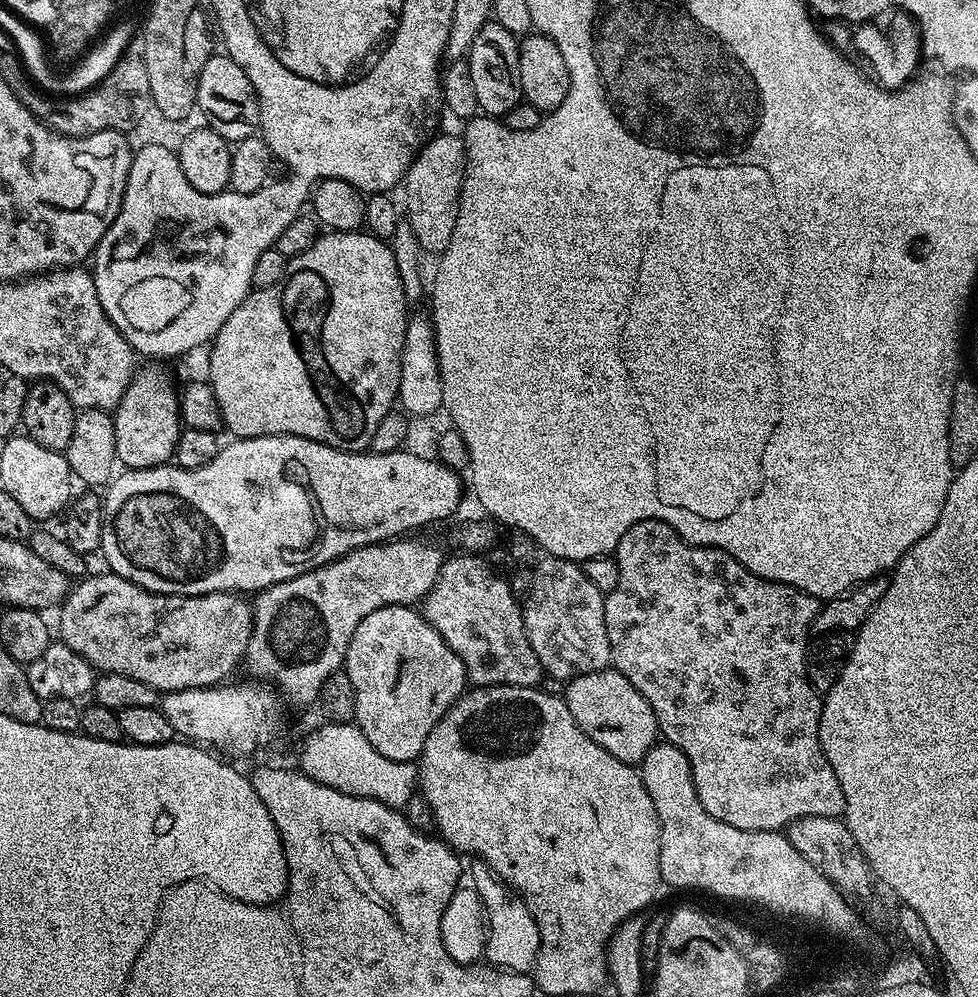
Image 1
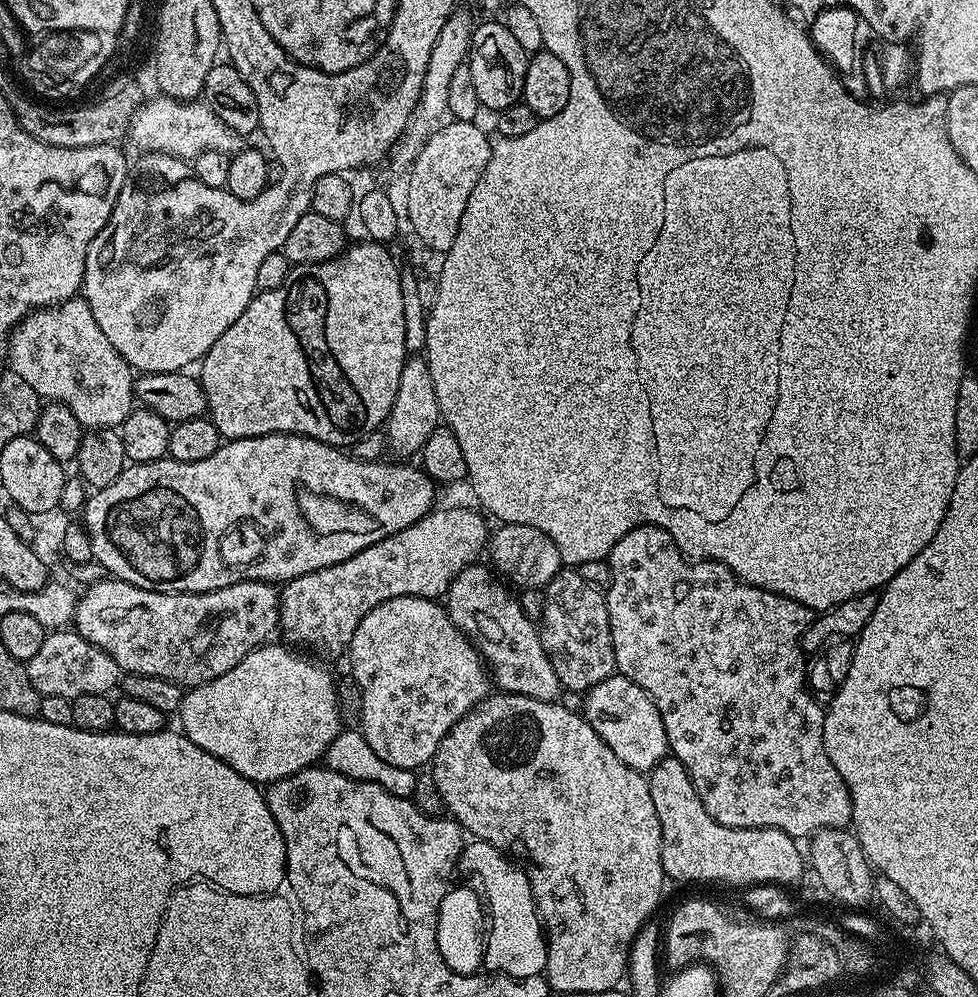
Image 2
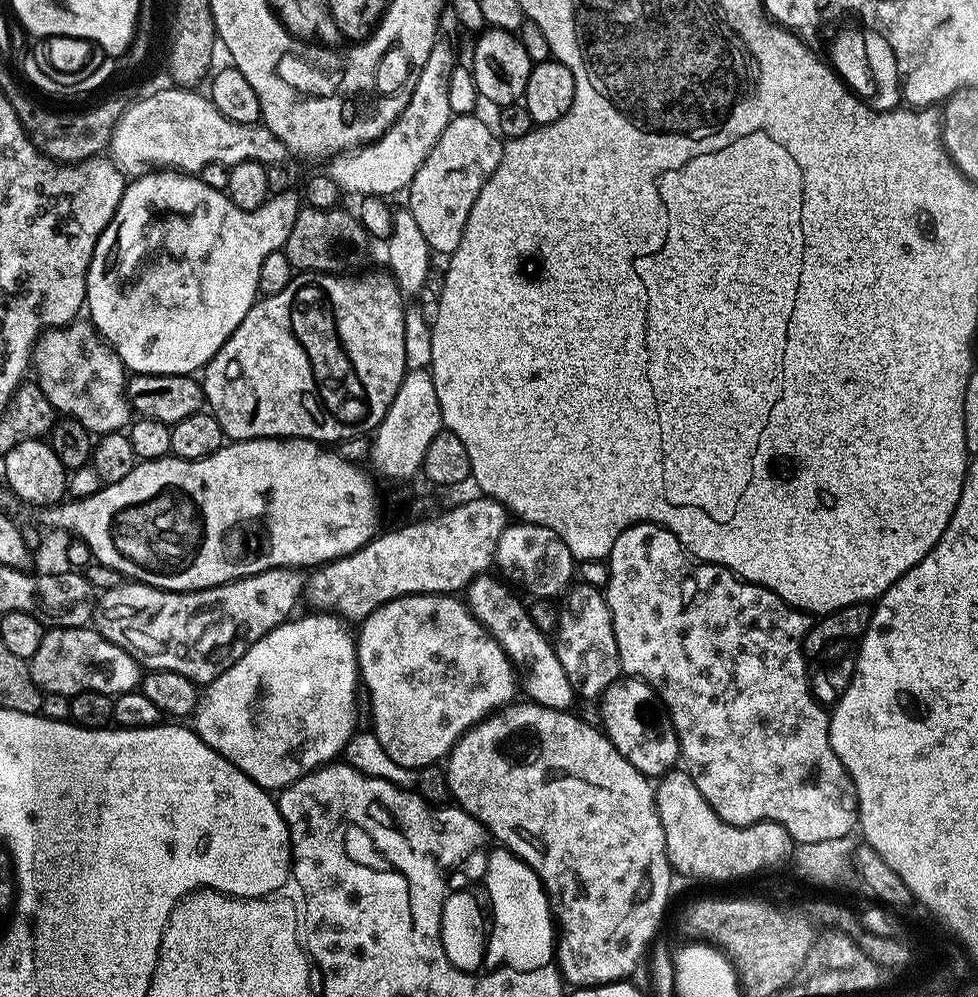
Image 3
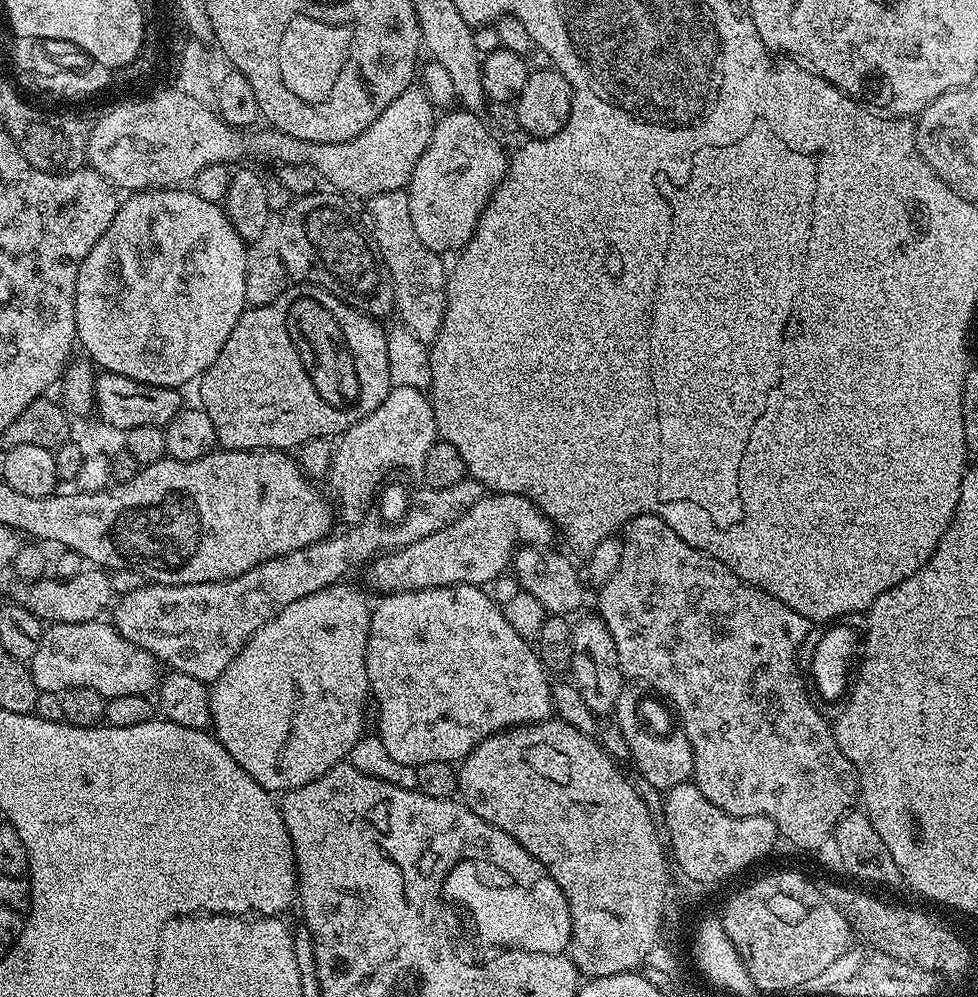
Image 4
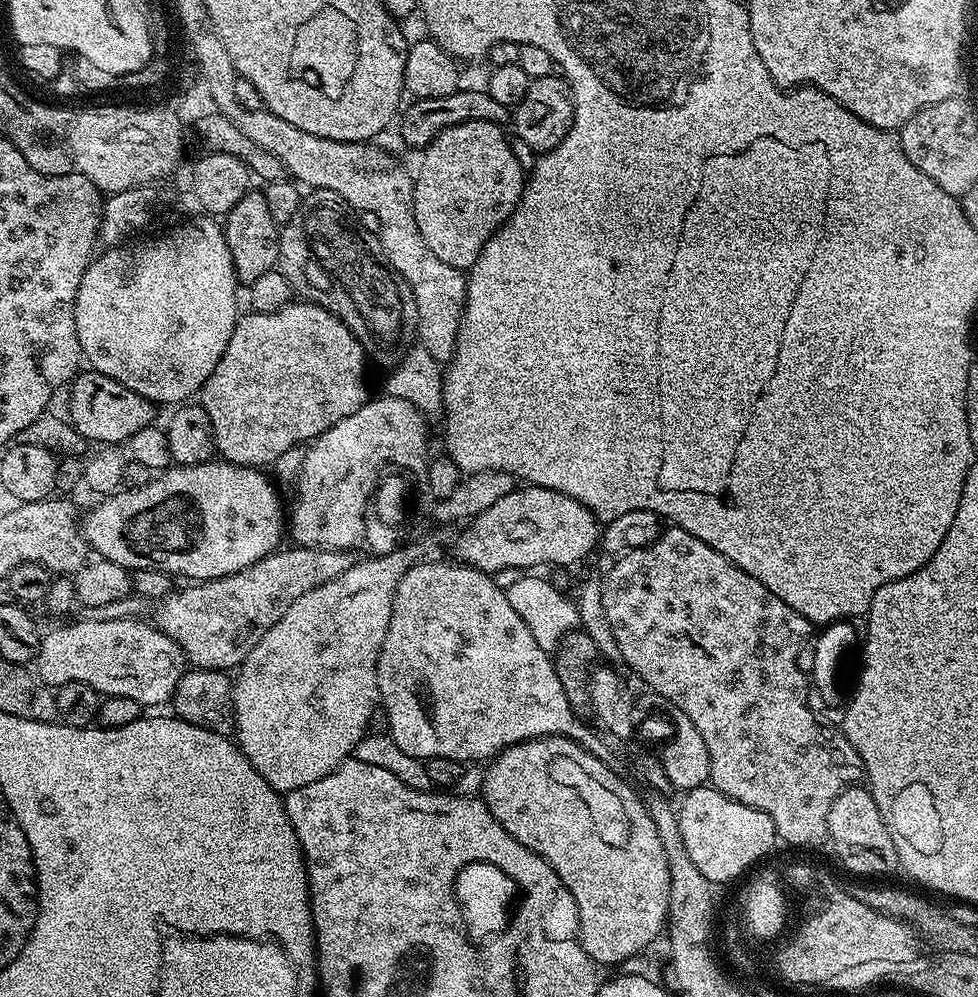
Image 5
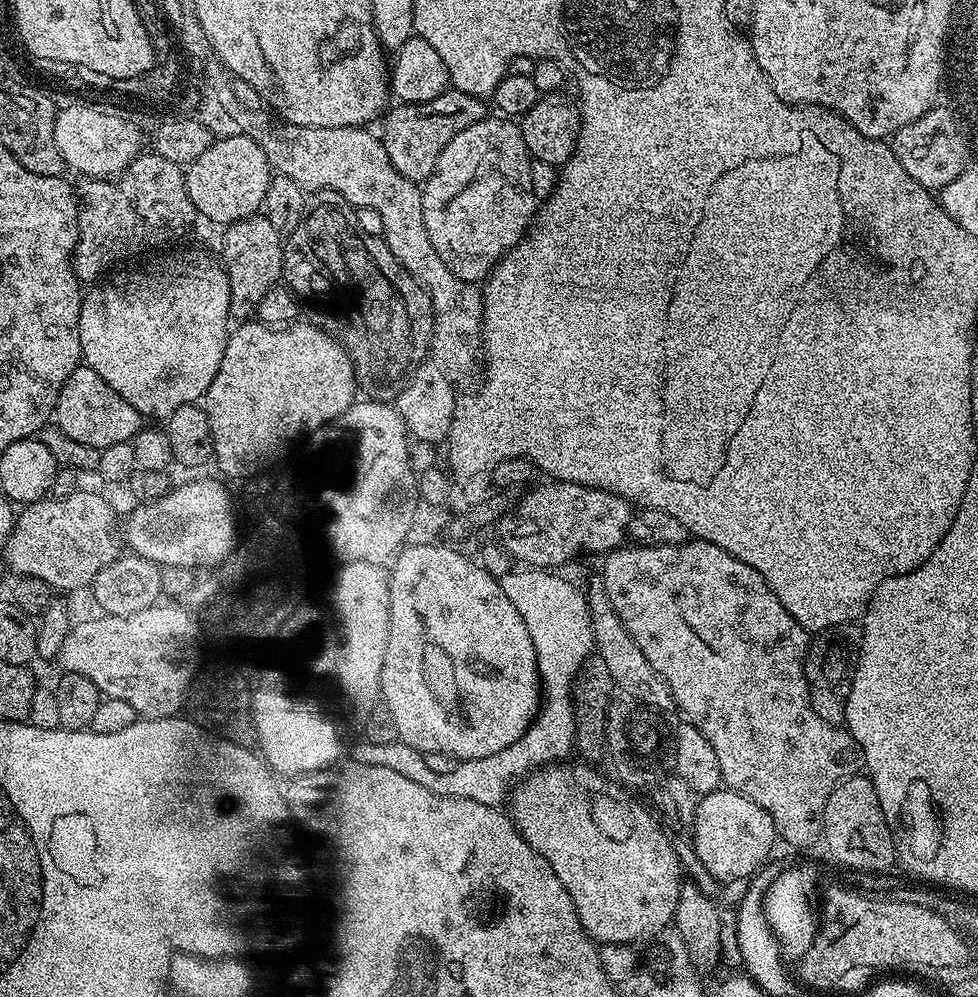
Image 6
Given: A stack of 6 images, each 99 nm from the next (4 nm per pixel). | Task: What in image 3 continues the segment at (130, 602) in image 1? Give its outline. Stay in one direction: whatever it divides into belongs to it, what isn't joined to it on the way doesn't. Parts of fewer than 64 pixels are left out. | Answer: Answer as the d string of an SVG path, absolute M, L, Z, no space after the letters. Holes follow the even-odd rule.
M271 568L262 574L247 576L222 586L203 588L197 592L167 592L149 584L125 582L119 588L109 588L96 601L94 627L114 646L122 646L141 666L148 670L174 670L193 680L198 686L206 686L218 678L258 638L270 634L297 611L296 603L306 592L306 576L298 568Z

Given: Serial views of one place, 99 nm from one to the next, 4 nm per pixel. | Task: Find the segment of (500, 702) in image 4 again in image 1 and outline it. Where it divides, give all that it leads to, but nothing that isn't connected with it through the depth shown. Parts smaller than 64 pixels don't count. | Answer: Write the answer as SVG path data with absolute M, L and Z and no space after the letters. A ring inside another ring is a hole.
M395 604L374 610L358 622L358 630L348 643L342 665L348 672L350 683L354 688L356 703L355 723L370 738L370 746L390 760L412 762L419 757L430 730L444 717L459 696L466 691L464 663L450 646L434 630L434 626L415 607L406 604Z

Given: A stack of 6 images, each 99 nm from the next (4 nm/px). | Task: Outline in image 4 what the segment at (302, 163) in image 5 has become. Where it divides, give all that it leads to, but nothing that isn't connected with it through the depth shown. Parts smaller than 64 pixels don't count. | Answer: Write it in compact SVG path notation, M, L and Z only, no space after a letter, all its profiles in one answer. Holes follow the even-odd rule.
M407 191L387 192L367 201L372 215L374 247L390 270L390 278L396 291L395 311L405 324L408 336L427 346L435 345L438 332L442 330L446 310L446 268L441 253L431 252L418 238L414 222L410 222L410 202ZM376 231L376 236L375 232Z

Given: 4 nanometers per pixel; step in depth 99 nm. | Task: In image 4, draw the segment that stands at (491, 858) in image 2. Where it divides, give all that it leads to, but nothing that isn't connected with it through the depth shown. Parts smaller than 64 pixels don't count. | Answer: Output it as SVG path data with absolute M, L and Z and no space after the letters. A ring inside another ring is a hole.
M471 861L457 863L448 875L447 881L454 884L449 890L460 895L468 906L472 906L476 914L480 914L478 920L488 920L488 924L504 924L504 942L510 942L510 948L540 954L562 954L569 949L572 938L572 915L565 895L556 882L546 876L535 886L466 885L462 881L471 868L474 868Z

